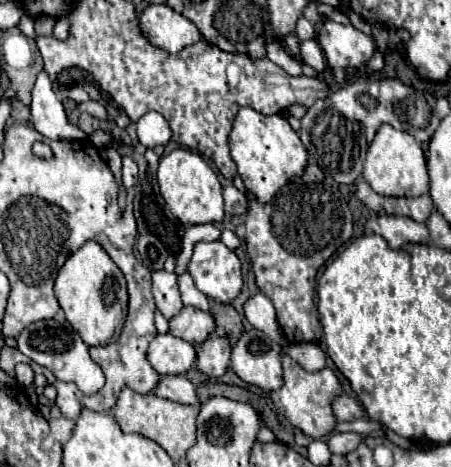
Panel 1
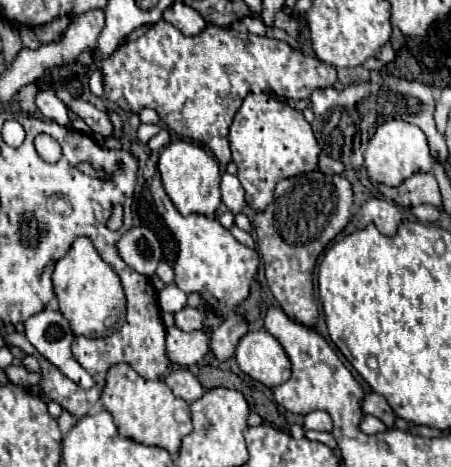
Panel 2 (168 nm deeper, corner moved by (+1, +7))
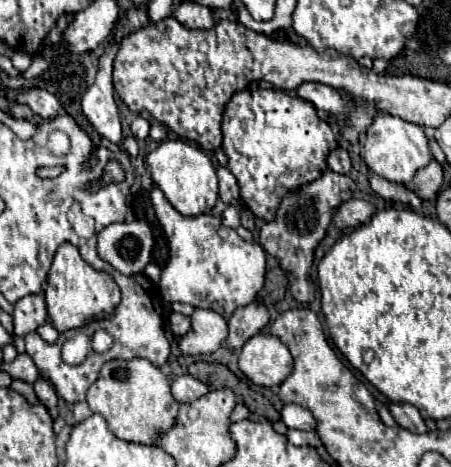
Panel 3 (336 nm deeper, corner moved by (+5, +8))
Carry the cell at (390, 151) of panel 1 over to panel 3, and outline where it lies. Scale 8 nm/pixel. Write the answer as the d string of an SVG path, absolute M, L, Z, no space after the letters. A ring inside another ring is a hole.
M380 114L372 126L366 130L366 142L362 146L362 160L366 166L396 184L408 184L416 170L424 168L432 160L432 152L428 148L428 138L424 134L424 128L412 122L406 122L392 114Z

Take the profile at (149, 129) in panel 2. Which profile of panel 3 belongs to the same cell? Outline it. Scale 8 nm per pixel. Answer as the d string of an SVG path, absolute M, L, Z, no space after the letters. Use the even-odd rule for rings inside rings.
M136 116L134 122L132 122L132 134L134 134L134 138L144 140L148 136L148 130L150 130L150 122L146 118L142 118L142 116Z

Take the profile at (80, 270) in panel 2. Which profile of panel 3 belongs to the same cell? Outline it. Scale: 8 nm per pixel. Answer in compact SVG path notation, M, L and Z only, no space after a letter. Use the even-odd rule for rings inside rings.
M64 242L56 250L56 256L52 260L44 298L46 298L50 324L58 332L66 332L66 330L82 328L94 320L110 318L114 308L120 304L120 288L110 274L98 272L88 262L84 262L76 246Z

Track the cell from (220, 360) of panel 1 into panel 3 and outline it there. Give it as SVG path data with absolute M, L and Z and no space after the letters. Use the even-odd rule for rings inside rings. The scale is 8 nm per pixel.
M260 302L236 308L228 318L228 336L224 340L224 346L234 352L240 350L248 338L258 334L268 324L268 320L268 310Z

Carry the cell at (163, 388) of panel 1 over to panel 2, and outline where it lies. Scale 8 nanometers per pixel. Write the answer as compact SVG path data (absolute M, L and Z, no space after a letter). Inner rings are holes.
M182 369L172 371L164 381L174 391L176 397L180 397L188 403L194 403L196 399L200 399L204 395L204 387L196 379L196 375L192 375L190 371L182 371Z

